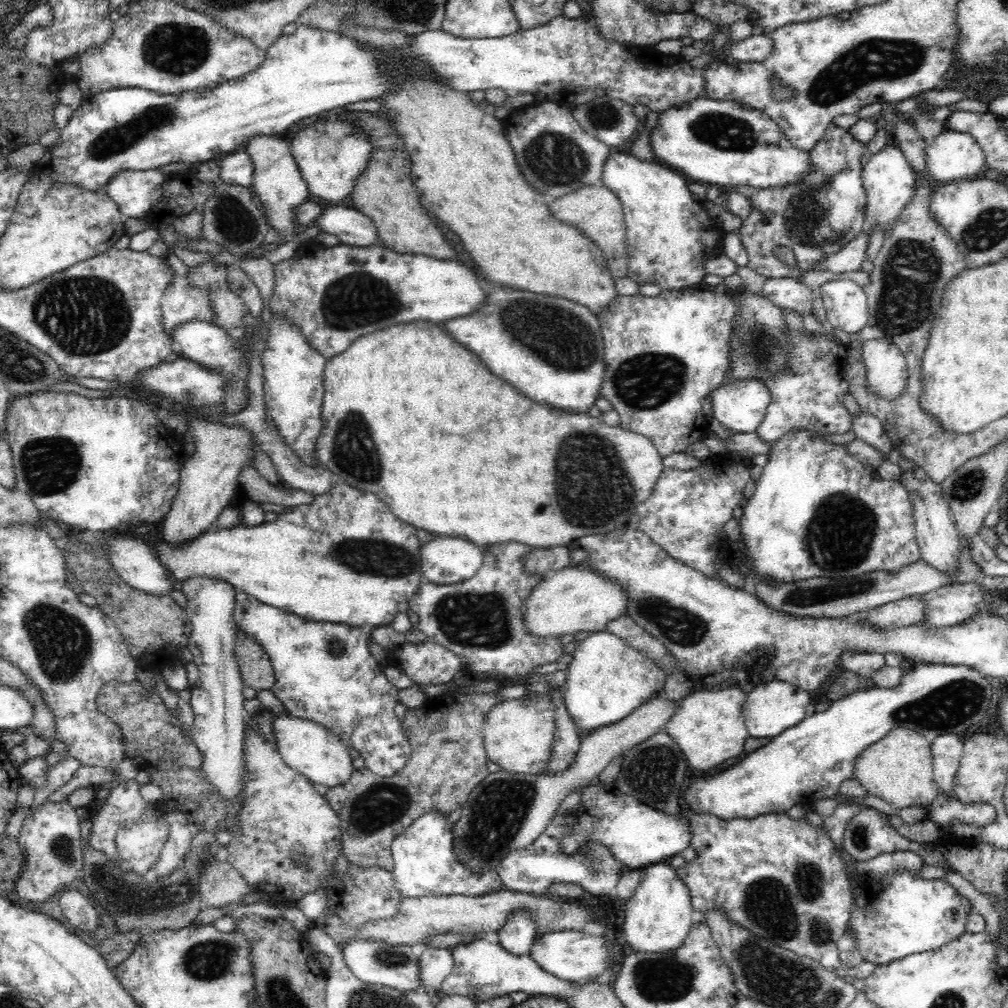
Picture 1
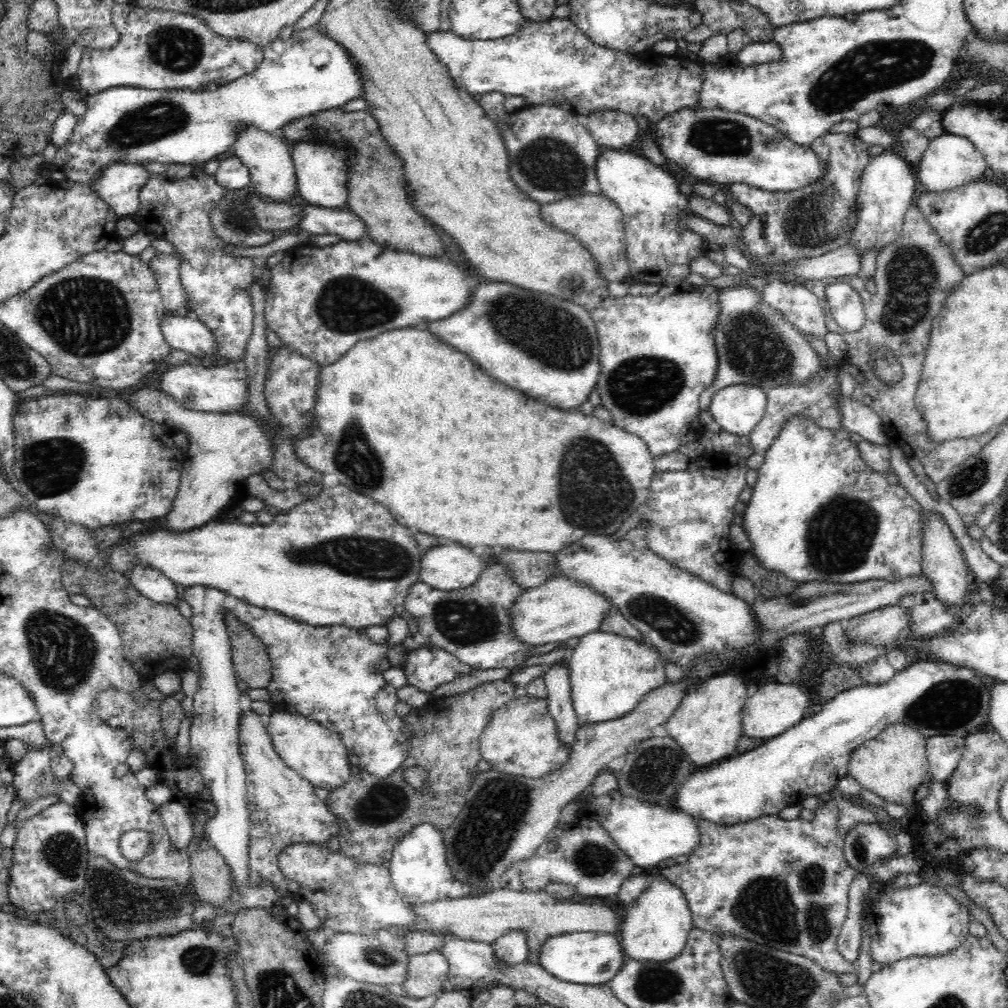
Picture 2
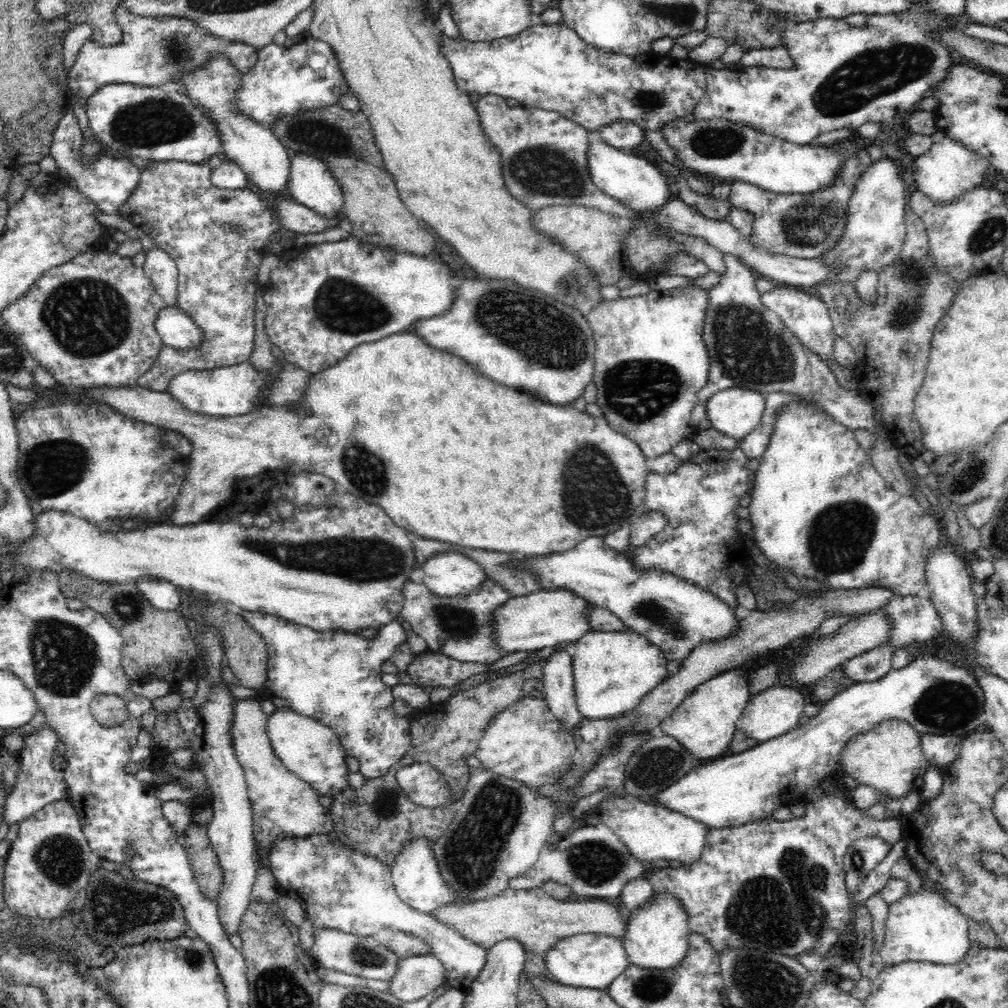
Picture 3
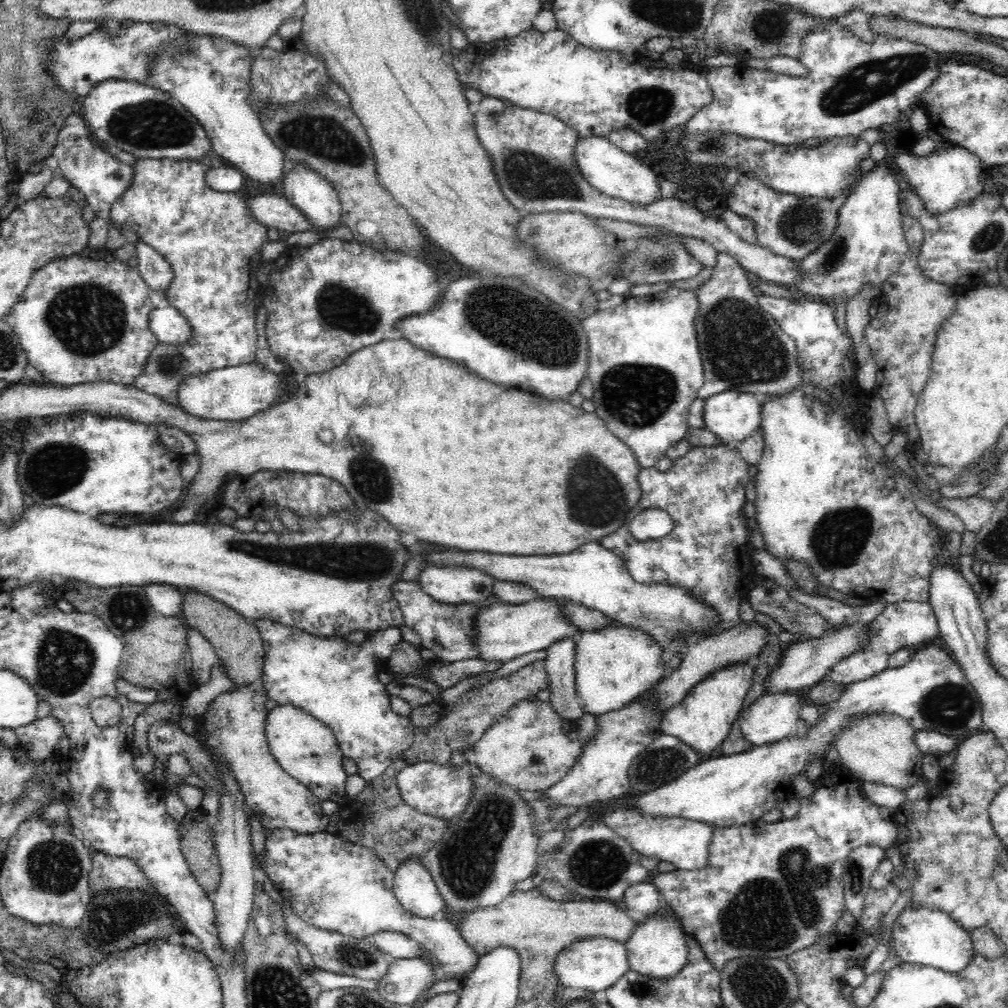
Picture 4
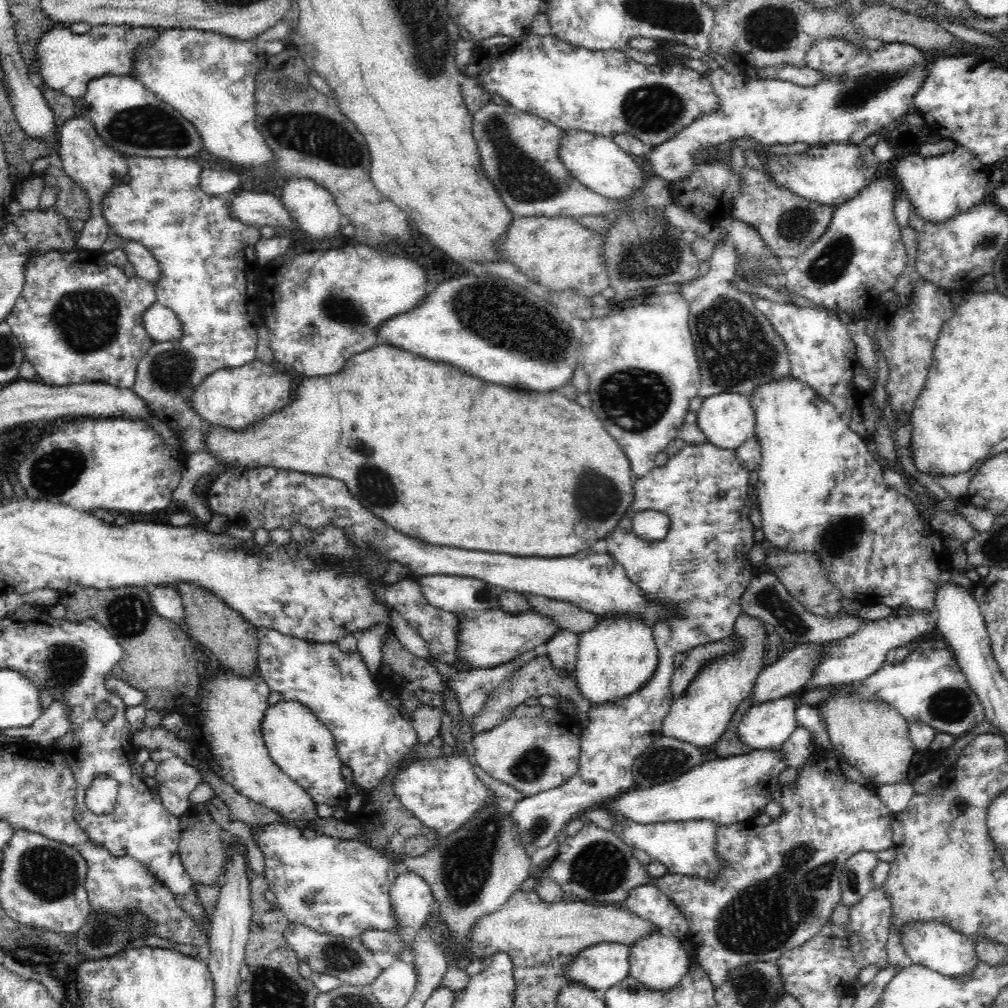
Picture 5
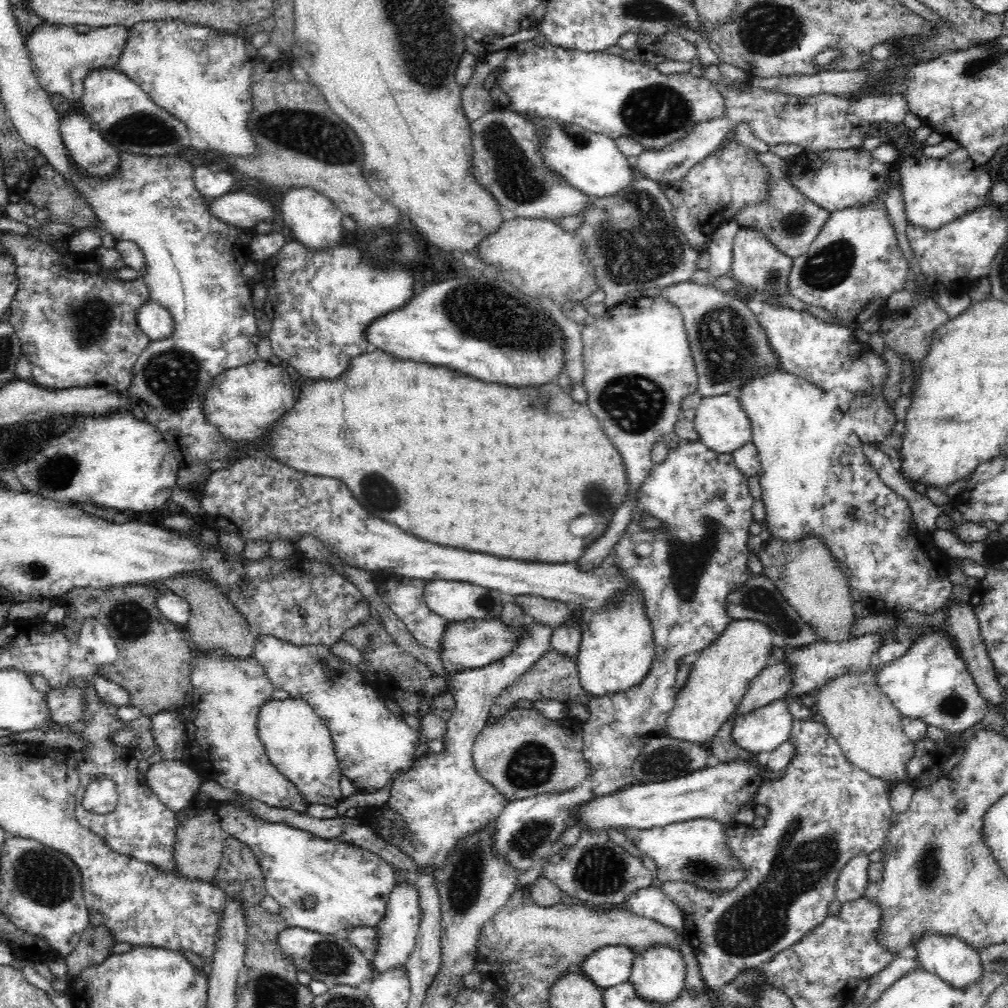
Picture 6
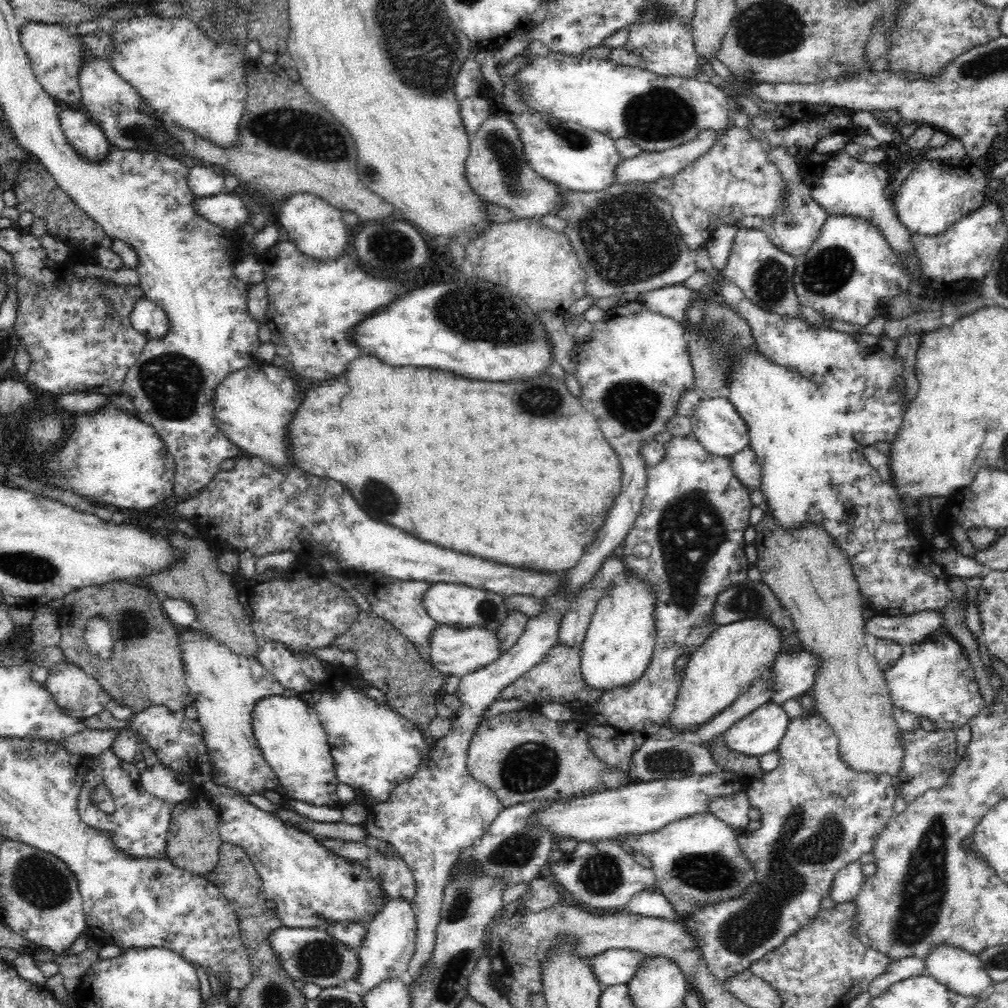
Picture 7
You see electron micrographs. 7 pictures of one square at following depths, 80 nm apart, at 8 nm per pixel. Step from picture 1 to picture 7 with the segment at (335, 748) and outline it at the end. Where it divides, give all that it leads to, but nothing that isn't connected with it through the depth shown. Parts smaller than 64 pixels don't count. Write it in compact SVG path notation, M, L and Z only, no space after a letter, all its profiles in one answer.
M288 694L287 697L267 696L254 703L251 719L263 759L271 766L289 798L314 806L342 808L336 792L339 780L335 775L330 744L314 708L294 694Z

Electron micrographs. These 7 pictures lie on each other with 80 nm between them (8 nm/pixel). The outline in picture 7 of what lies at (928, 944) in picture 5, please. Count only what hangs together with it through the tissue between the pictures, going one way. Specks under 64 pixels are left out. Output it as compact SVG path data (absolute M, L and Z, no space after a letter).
M950 945L933 948L925 964L927 975L958 995L984 999L992 990L993 977L987 973L979 956L962 948Z

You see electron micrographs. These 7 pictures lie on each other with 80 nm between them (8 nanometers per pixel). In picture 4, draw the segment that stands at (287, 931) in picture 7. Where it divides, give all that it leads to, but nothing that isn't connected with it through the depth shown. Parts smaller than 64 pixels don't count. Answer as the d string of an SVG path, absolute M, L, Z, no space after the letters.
M255 869L254 879L262 881L262 887L265 892L278 905L282 906L284 911L285 921L288 928L288 933L294 936L296 943L306 945L308 951L314 960L315 969L333 972L334 974L353 976L357 979L377 980L384 978L390 970L390 964L385 960L384 953L378 951L374 946L372 936L364 939L354 939L350 936L343 936L338 932L327 932L322 929L312 927L304 922L293 910L290 903L284 900L278 891L273 887L272 882L265 870Z

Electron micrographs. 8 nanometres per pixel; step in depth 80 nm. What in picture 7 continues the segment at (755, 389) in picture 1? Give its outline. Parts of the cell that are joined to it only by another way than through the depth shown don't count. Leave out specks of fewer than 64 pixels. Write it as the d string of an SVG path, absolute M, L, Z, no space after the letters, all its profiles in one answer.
M726 397L702 399L690 416L691 434L710 455L732 457L749 446L747 424Z

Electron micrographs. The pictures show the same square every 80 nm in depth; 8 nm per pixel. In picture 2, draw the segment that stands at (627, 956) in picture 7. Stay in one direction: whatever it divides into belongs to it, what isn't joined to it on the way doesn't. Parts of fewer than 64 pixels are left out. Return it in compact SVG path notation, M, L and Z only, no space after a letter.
M574 932L551 937L539 953L539 965L555 979L572 984L608 984L627 962L620 937L604 932Z

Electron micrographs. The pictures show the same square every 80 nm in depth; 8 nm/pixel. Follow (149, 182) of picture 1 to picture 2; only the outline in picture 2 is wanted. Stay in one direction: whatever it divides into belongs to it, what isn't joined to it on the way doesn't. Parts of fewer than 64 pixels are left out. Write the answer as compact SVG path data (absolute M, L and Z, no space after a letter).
M132 163L106 165L89 187L117 216L132 216L140 210L139 192L149 177L144 167Z

